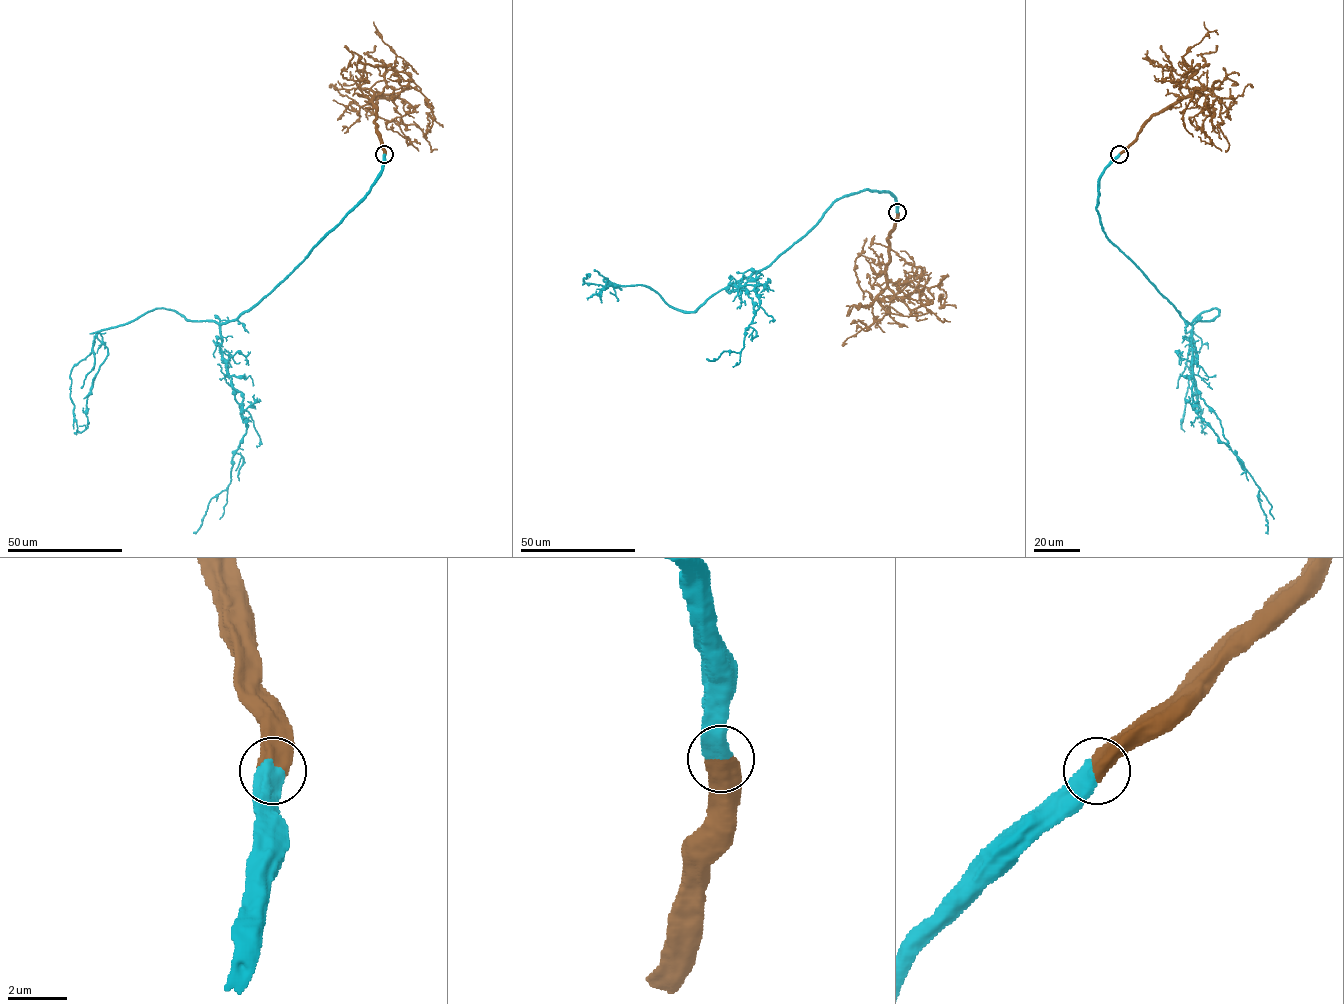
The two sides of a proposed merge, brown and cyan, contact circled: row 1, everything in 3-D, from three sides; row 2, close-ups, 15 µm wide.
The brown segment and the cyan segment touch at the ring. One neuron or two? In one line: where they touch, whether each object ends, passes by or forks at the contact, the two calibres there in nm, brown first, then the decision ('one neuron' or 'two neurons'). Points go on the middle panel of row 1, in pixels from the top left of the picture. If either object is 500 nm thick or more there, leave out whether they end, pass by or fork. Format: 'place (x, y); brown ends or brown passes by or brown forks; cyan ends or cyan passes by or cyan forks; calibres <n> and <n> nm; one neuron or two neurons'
place (897, 212); calibres 650 and 650 nm; one neuron

